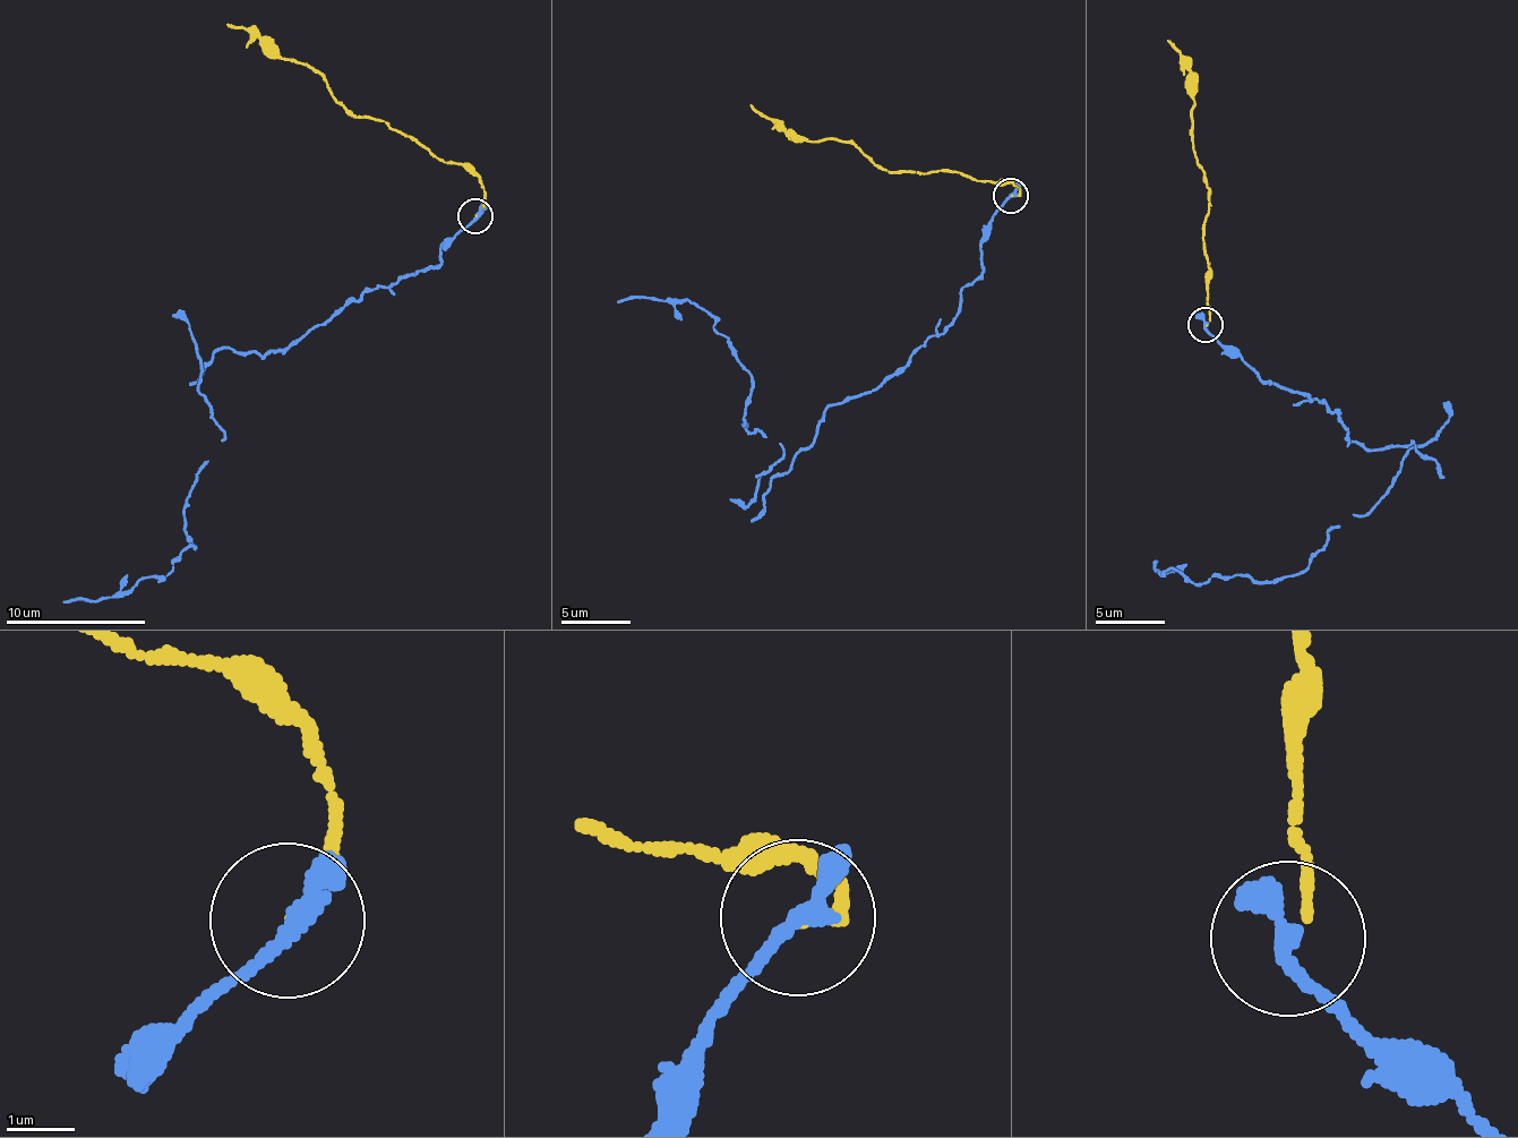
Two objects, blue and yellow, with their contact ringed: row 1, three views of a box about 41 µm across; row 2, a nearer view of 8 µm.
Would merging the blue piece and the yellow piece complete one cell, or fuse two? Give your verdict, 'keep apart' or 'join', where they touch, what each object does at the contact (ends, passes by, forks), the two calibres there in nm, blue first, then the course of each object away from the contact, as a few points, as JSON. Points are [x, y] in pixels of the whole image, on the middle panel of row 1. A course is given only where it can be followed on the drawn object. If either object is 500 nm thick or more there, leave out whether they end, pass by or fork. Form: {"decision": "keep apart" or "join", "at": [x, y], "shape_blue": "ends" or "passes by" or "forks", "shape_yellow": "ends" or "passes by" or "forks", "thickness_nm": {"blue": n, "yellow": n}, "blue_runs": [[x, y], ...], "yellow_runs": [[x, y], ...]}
{"decision": "join", "at": [1011, 195], "shape_blue": "passes by", "shape_yellow": "ends", "thickness_nm": {"blue": 240, "yellow": 80}, "blue_runs": [[1012, 194], [946, 327], [832, 404], [768, 487], [785, 446], [742, 428], [732, 341], [704, 309], [618, 301]], "yellow_runs": [[1012, 194], [1018, 195], [1017, 186], [944, 169], [891, 172], [847, 143], [785, 136], [766, 114], [748, 105]]}

